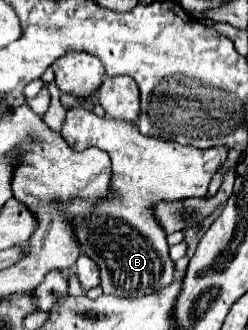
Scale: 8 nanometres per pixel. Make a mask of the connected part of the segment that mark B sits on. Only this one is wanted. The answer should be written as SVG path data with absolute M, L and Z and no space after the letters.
M86 108L70 110L60 134L72 150L80 152L98 146L112 158L112 190L116 198L102 200L98 208L82 200L68 204L68 218L76 226L82 250L92 256L100 268L104 294L136 296L138 292L150 294L168 286L174 280L174 264L168 256L166 234L152 216L152 204L160 200L206 196L214 172L228 156L228 148L216 146L200 150L180 146L172 140L150 138L140 134L132 122L100 118Z

